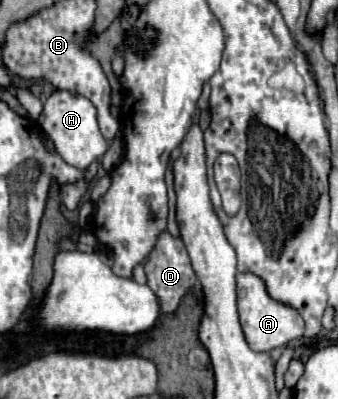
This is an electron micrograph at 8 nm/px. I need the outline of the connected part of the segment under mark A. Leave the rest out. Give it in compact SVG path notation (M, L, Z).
M238 273L236 275L236 301L238 301L238 315L242 323L242 331L246 335L246 343L254 351L272 351L274 347L282 347L292 339L302 337L304 321L296 309L290 309L278 301L274 301L266 293L266 285L260 277L252 273Z

